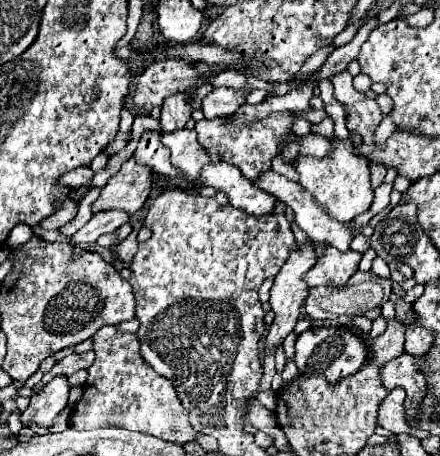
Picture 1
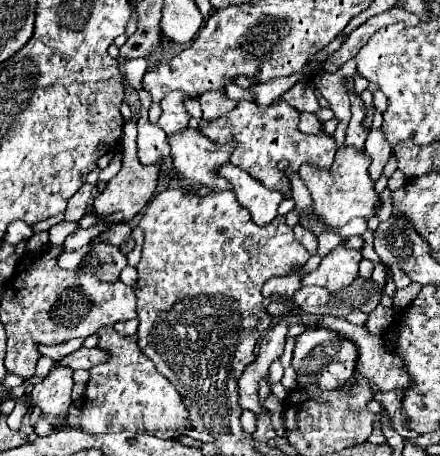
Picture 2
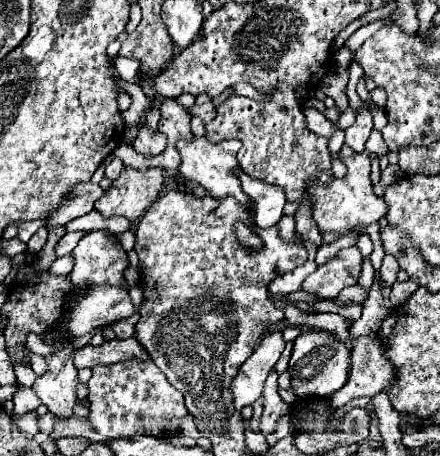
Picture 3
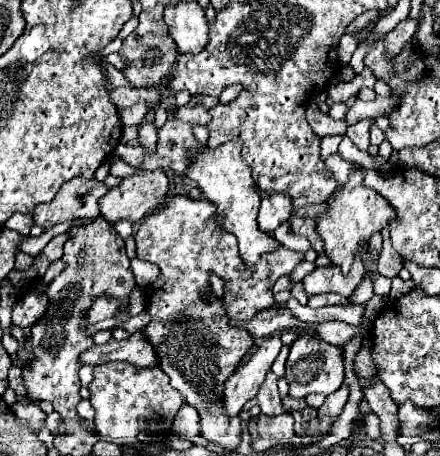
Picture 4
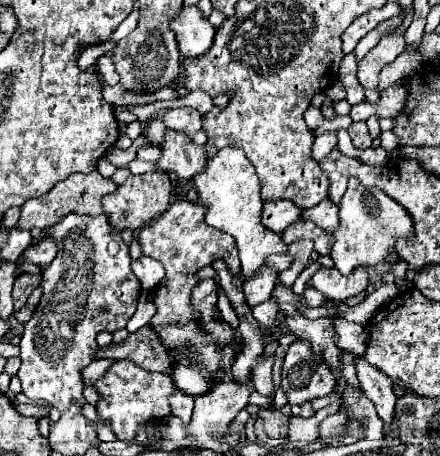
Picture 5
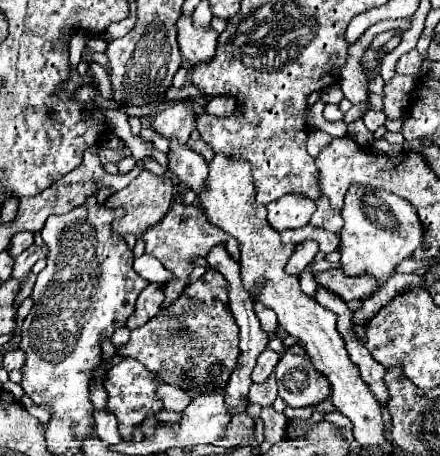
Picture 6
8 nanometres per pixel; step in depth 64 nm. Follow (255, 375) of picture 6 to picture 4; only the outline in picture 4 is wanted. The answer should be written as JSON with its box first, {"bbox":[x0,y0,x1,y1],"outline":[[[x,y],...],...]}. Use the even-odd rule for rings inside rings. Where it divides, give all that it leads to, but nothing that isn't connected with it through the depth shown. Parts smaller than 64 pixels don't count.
{"bbox":[258,372,284,416],"outline":[[[268,372],[266,374],[266,380],[258,392],[258,406],[262,408],[262,412],[266,416],[278,416],[278,414],[284,414],[284,406],[282,406],[282,398],[278,394],[278,386],[276,386],[276,374],[274,372]]]}

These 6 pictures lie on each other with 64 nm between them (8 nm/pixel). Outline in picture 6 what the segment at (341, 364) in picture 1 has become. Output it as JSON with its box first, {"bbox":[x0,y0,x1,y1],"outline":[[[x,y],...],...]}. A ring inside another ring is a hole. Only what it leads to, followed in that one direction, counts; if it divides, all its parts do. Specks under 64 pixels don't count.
{"bbox":[276,346,330,406],"outline":[[[302,346],[286,348],[276,366],[278,396],[288,406],[314,406],[330,396],[330,384],[312,368],[312,362]]]}

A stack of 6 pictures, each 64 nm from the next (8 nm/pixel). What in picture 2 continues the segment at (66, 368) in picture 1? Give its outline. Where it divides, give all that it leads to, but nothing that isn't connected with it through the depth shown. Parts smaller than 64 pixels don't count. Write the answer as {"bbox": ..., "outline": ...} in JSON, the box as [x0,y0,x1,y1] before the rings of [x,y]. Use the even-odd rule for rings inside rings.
{"bbox":[58,348,108,370],"outline":[[[80,348],[80,350],[72,352],[70,356],[66,356],[64,360],[60,360],[58,364],[64,364],[64,366],[74,368],[74,370],[80,370],[80,368],[90,370],[92,366],[100,364],[106,358],[108,358],[108,352],[102,352],[100,348],[90,348],[90,350],[88,348]]]}

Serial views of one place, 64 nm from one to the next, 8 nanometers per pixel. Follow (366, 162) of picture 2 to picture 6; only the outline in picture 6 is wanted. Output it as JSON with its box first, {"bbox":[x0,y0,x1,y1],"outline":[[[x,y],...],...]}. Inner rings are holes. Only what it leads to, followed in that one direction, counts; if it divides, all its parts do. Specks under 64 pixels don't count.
{"bbox":[340,184,424,280],"outline":[[[352,184],[346,192],[342,208],[344,228],[340,230],[340,268],[348,276],[372,274],[378,280],[388,280],[398,262],[412,256],[422,244],[424,228],[416,218],[416,210],[402,198],[378,188],[364,188]]]}

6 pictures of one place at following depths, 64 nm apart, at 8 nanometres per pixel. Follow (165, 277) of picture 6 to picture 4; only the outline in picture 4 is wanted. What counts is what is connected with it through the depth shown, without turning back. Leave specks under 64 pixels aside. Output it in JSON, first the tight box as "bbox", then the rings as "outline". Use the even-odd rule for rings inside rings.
{"bbox":[130,258,160,287],"outline":[[[138,258],[132,259],[130,266],[133,270],[136,283],[142,287],[152,284],[152,282],[158,278],[158,274],[160,274],[160,270],[155,264]]]}

